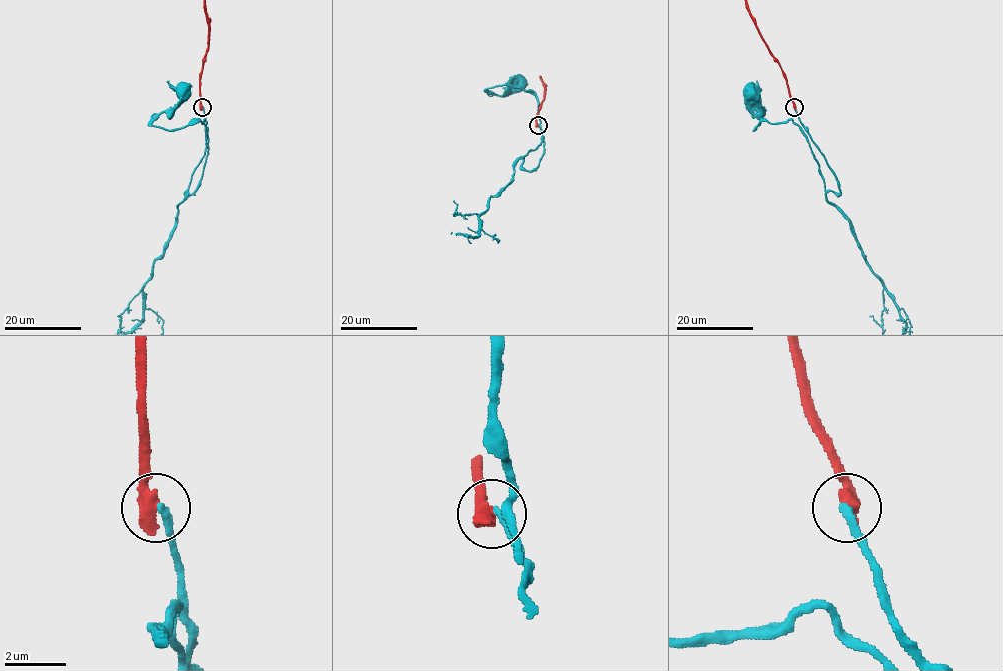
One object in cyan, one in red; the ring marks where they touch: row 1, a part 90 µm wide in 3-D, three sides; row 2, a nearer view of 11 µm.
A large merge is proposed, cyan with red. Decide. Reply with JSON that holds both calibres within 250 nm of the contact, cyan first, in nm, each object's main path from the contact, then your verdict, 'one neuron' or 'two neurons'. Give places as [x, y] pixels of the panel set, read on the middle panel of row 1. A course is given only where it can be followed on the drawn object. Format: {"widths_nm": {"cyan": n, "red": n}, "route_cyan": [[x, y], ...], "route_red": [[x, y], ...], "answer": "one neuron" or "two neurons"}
{"widths_nm": {"cyan": 280, "red": 550}, "route_cyan": [[538, 125], [544, 154], [525, 170], [542, 142], [538, 99], [487, 89], [507, 95], [518, 81]], "answer": "two neurons"}

